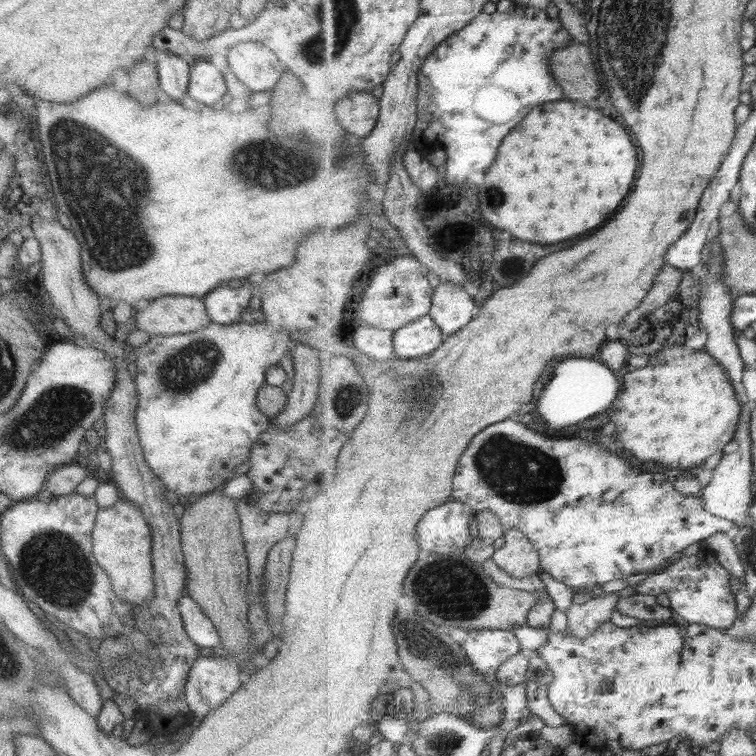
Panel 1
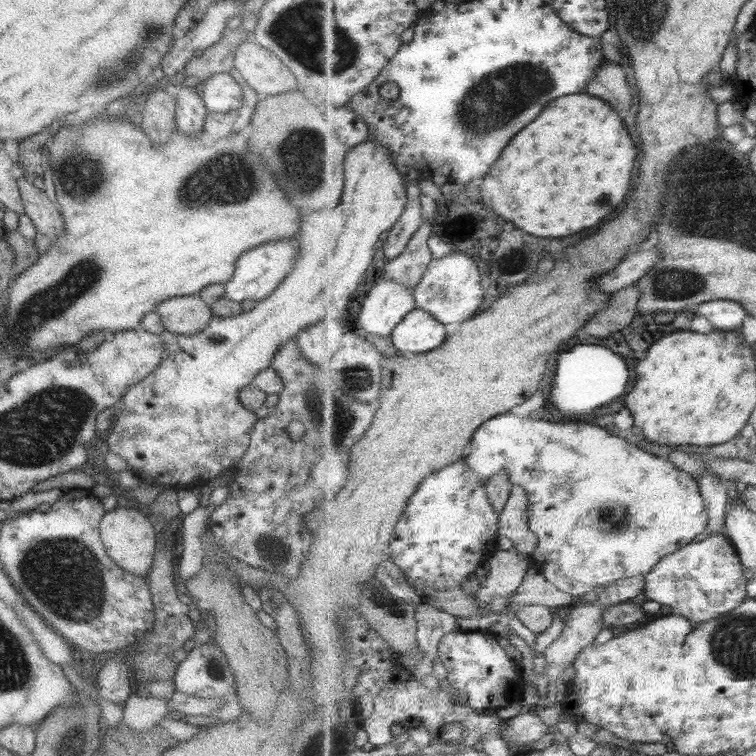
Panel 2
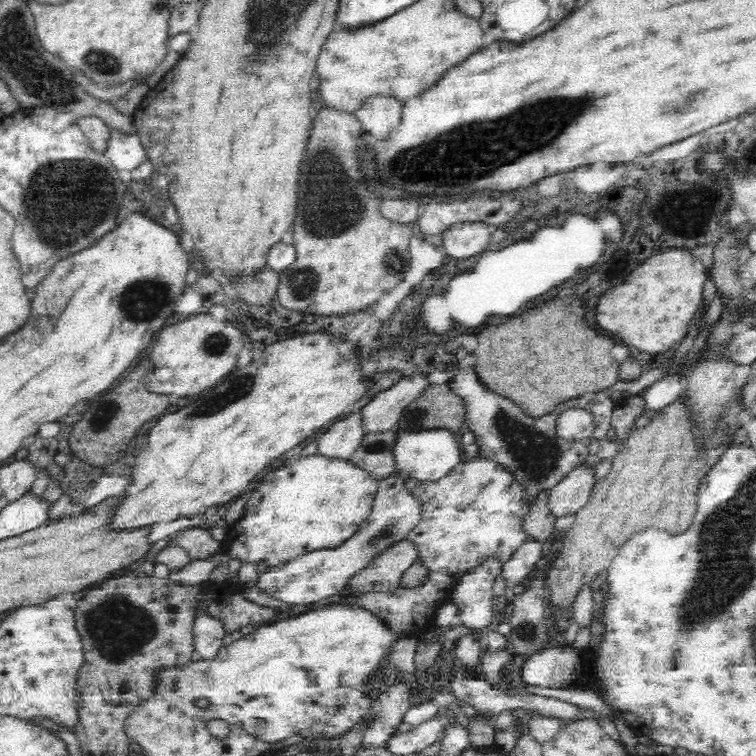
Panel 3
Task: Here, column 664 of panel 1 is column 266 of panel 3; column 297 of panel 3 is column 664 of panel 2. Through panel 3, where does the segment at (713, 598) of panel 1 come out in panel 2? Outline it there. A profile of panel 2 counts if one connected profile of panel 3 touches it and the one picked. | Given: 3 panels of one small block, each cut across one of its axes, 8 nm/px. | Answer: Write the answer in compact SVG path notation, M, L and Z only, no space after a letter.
M709 534L705 539L691 542L669 556L665 556L653 571L646 575L644 594L647 600L669 607L673 614L684 617L693 624L709 622L738 608L749 596L749 579L743 574L744 564L731 540L724 535Z

